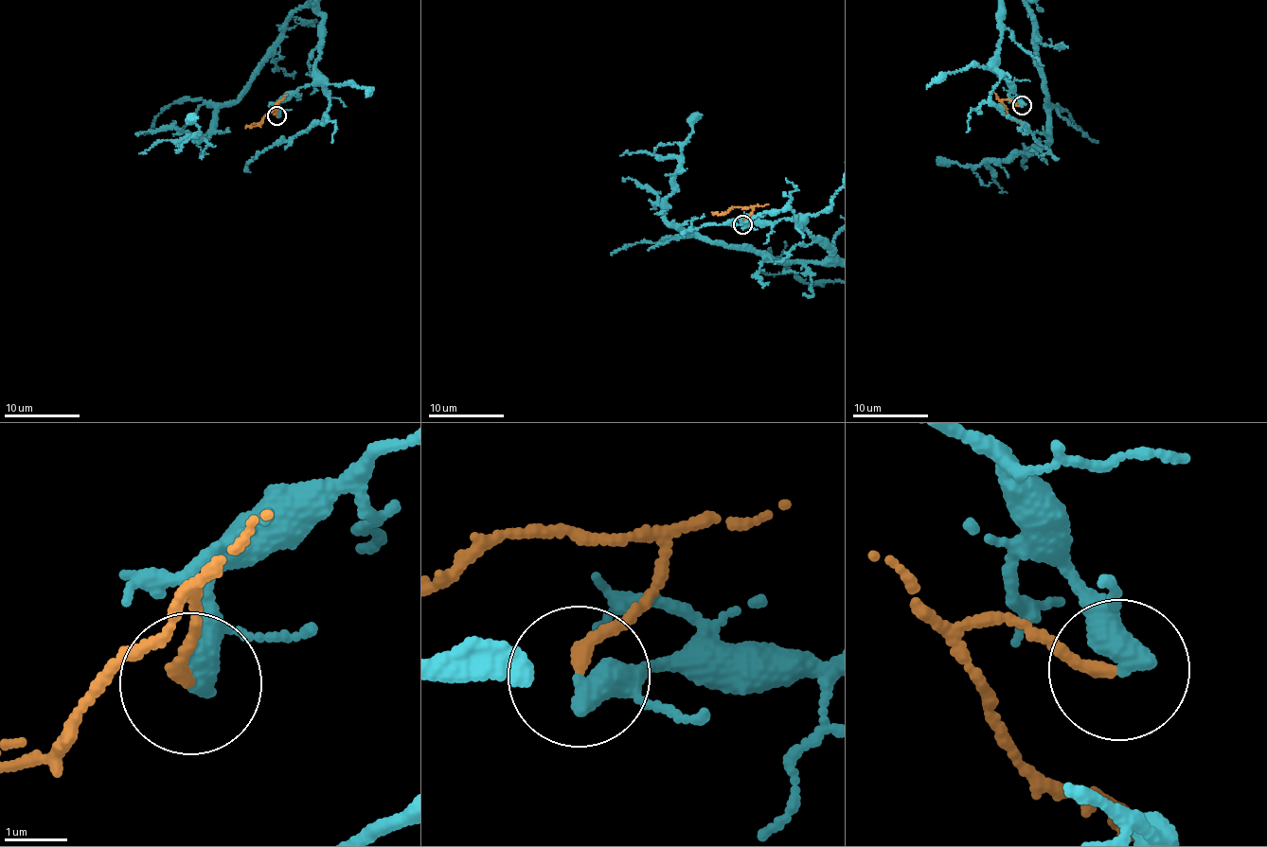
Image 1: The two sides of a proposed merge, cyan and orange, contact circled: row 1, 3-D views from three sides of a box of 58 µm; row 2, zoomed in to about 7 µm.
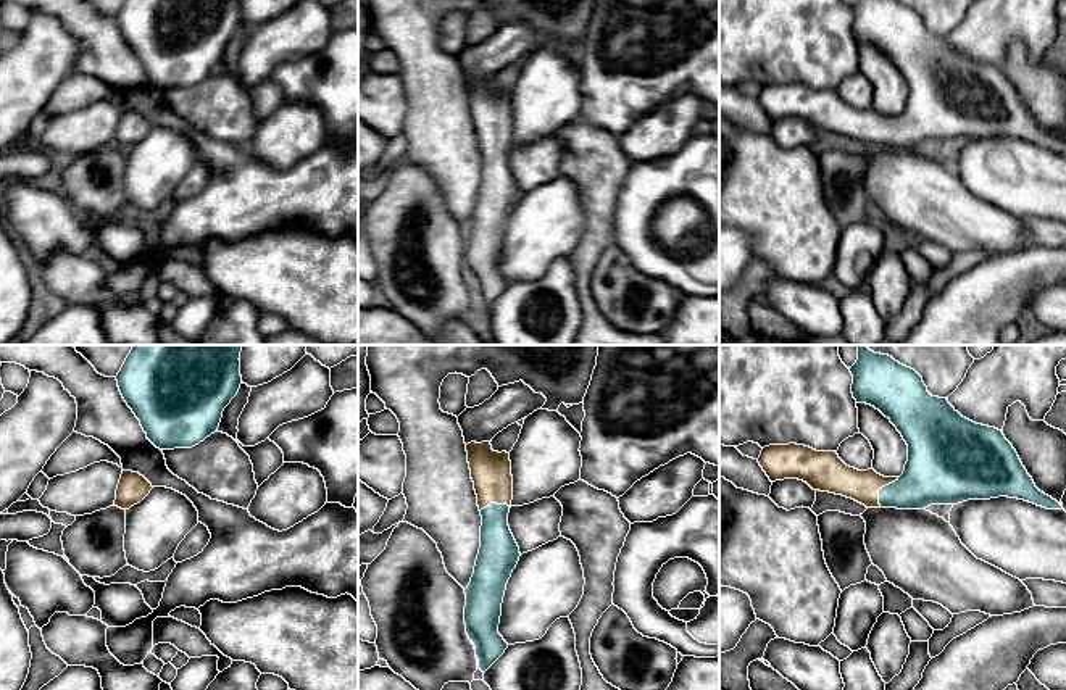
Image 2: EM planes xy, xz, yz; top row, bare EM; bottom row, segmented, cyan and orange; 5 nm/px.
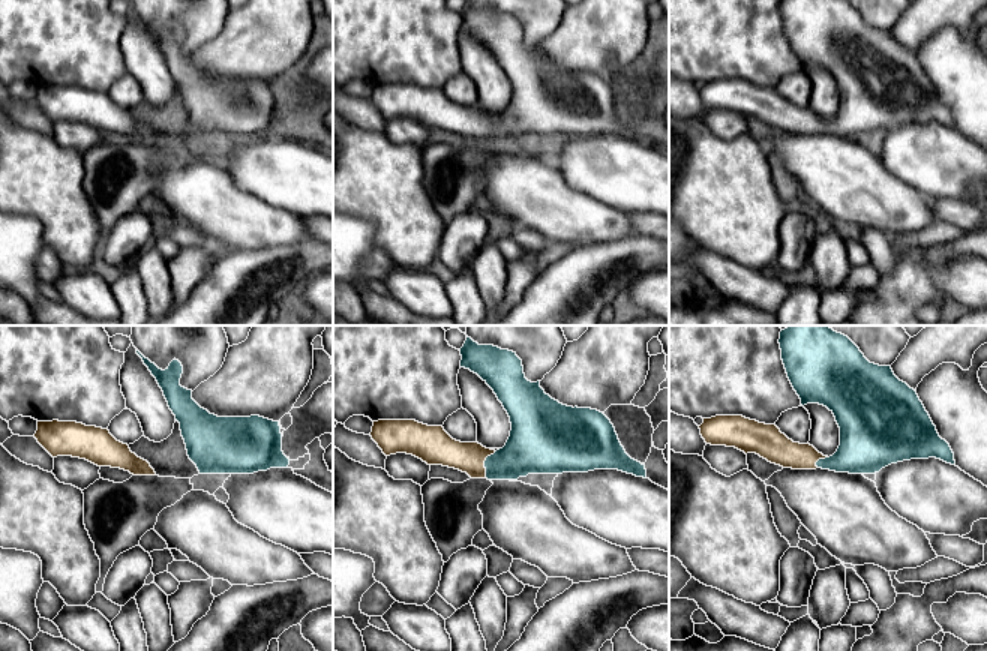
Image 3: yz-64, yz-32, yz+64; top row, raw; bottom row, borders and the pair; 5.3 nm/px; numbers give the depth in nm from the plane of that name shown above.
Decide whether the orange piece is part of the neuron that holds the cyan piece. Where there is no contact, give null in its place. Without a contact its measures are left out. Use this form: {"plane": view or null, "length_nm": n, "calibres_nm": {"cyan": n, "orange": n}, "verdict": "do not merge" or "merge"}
{"plane": "yz", "length_nm": 180, "calibres_nm": {"cyan": 260, "orange": 170}, "verdict": "merge"}

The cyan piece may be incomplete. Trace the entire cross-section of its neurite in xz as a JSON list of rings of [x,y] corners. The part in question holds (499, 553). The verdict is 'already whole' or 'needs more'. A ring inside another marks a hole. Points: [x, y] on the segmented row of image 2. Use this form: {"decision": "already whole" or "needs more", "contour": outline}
{"decision": "needs more", "contour": [[[471,442],[466,451],[482,526],[474,574],[464,590],[464,624],[479,669],[485,672],[508,648],[498,624],[506,584],[521,553],[508,526],[513,500],[510,453],[493,451],[490,442]]]}

